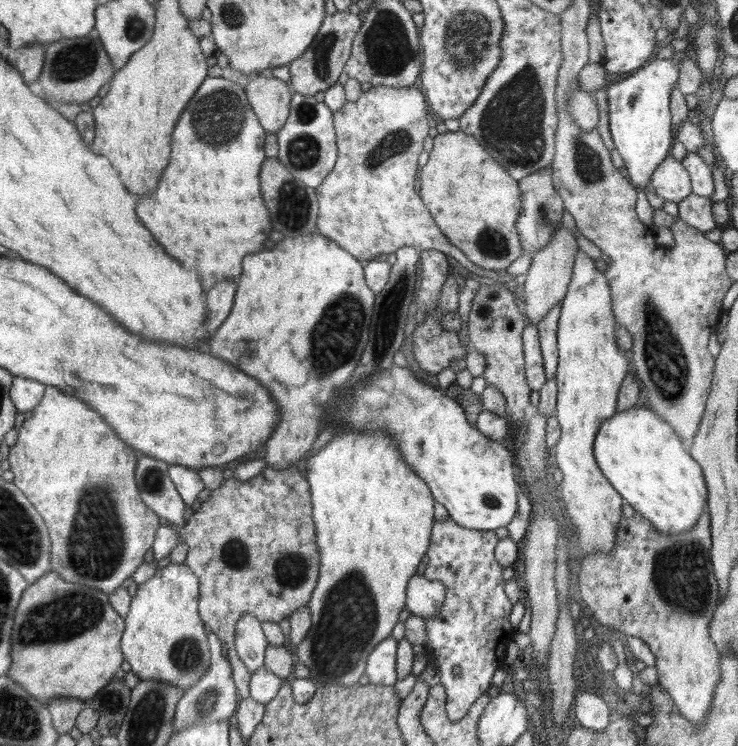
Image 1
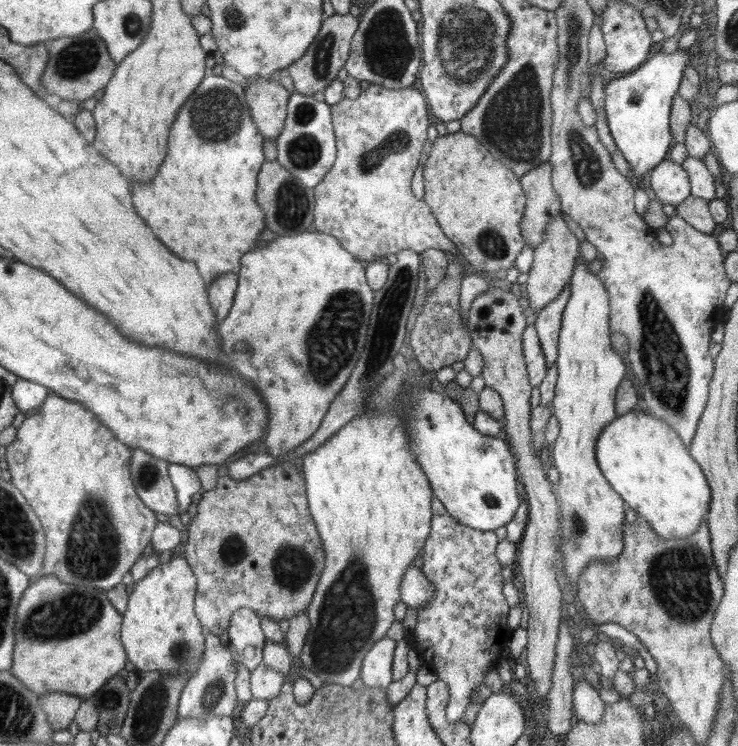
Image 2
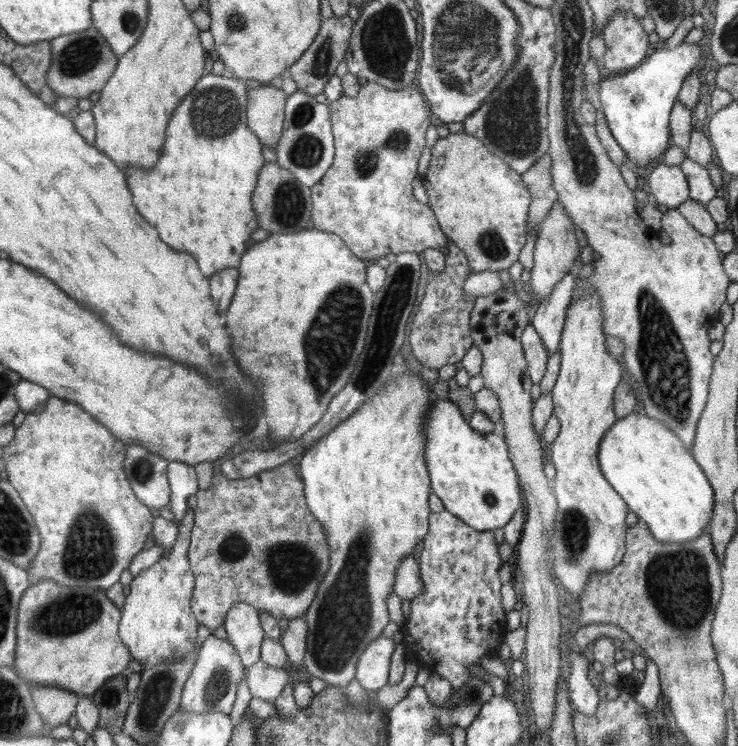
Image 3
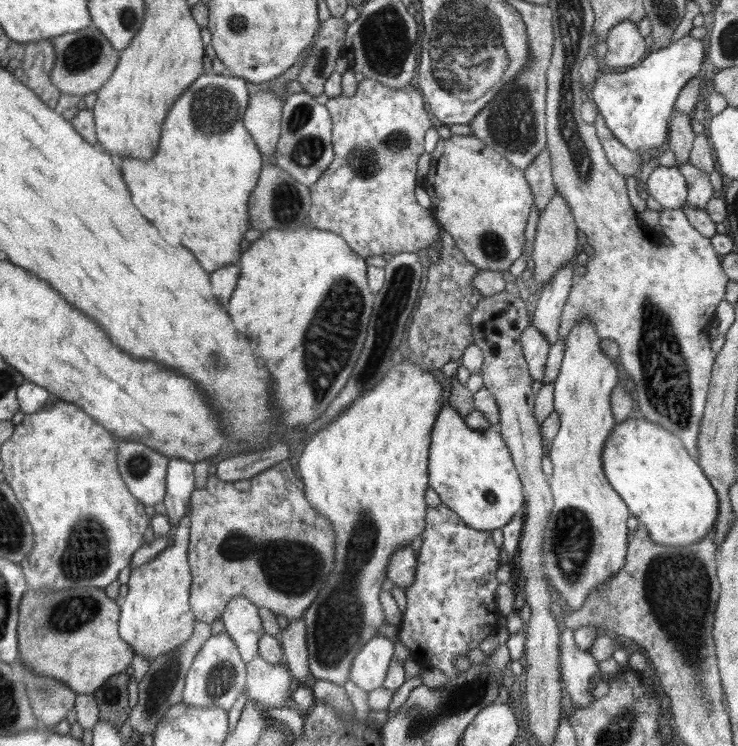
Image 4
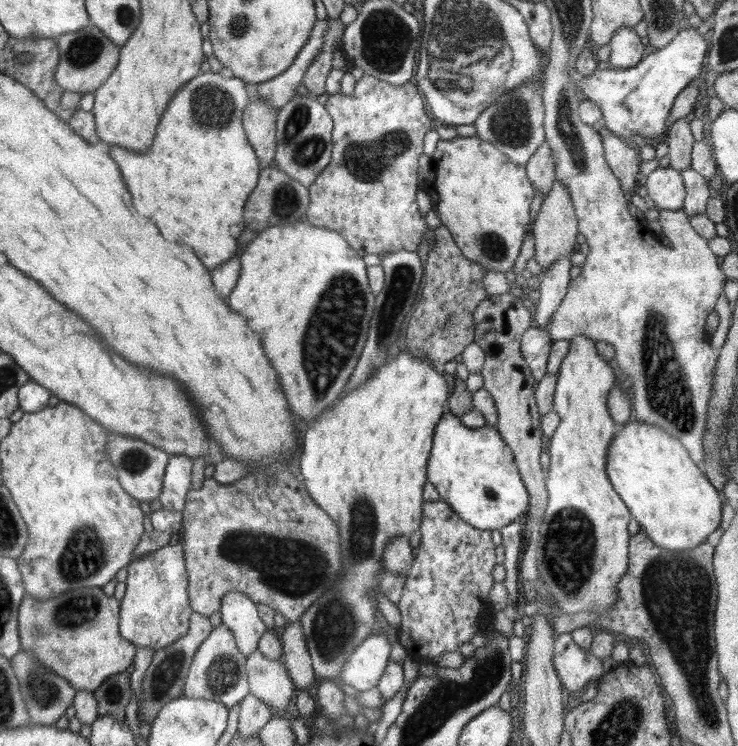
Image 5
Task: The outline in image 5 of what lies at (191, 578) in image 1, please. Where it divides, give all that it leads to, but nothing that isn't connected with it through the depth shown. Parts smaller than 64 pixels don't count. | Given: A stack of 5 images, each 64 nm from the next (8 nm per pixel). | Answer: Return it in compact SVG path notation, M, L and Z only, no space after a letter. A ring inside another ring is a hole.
M182 543L162 546L133 558L126 570L126 592L120 601L119 614L122 638L137 647L152 647L157 651L186 635L192 609L187 591L188 572L185 570Z

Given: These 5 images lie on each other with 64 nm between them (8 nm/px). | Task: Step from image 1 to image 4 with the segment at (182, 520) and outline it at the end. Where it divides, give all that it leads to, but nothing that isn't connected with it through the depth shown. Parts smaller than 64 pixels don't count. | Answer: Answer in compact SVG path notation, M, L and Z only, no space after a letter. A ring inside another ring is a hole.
M117 438L116 462L128 490L142 504L154 506L164 502L169 459L141 442Z

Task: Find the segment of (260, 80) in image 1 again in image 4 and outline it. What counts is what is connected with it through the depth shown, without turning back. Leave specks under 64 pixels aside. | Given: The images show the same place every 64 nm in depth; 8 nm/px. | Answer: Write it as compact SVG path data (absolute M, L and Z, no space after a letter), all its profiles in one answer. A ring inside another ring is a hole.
M265 88L249 96L242 120L244 120L244 128L250 132L263 159L275 156L274 152L280 138L282 105L280 96L274 95Z

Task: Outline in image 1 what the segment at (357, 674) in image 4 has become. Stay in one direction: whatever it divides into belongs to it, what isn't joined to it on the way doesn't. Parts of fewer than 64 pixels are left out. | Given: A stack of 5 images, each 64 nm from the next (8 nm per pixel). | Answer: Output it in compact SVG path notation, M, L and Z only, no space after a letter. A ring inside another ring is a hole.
M390 636L378 643L368 655L366 676L370 684L393 686L397 681L396 653L398 641Z

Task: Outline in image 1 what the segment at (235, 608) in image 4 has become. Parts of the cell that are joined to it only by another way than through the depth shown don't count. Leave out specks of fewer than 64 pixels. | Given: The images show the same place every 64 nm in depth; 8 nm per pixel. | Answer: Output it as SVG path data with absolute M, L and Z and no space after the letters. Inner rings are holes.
M244 613L236 621L232 633L235 653L251 673L256 672L264 664L265 650L269 645L260 620L250 613Z

